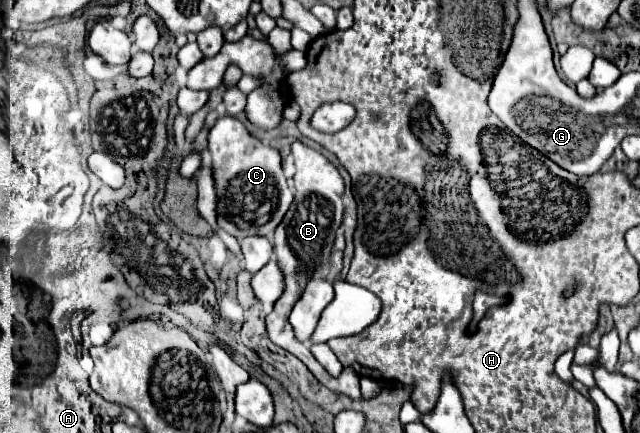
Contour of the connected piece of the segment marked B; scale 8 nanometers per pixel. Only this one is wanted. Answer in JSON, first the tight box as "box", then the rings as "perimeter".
{"box":[266,141,360,399],"perimeter":[[[294,141],[292,143],[292,157],[294,157],[294,167],[296,167],[296,175],[294,175],[294,201],[284,217],[284,221],[278,225],[276,229],[276,259],[278,259],[278,267],[284,273],[284,293],[282,297],[274,303],[274,309],[266,315],[266,327],[268,327],[268,337],[272,343],[280,345],[282,349],[286,349],[288,353],[296,355],[312,373],[314,377],[326,385],[328,389],[334,389],[336,393],[348,395],[352,399],[360,399],[360,375],[354,373],[354,369],[344,367],[340,377],[332,377],[310,353],[310,349],[304,343],[298,343],[294,337],[294,331],[290,329],[288,323],[288,315],[294,307],[294,303],[300,299],[300,295],[304,293],[306,283],[312,279],[312,275],[322,267],[328,265],[330,261],[330,249],[334,243],[334,235],[338,231],[338,227],[342,225],[344,219],[344,207],[342,207],[342,193],[344,193],[344,179],[338,173],[338,169],[318,151],[310,149],[308,145],[304,145],[302,141]]]}

